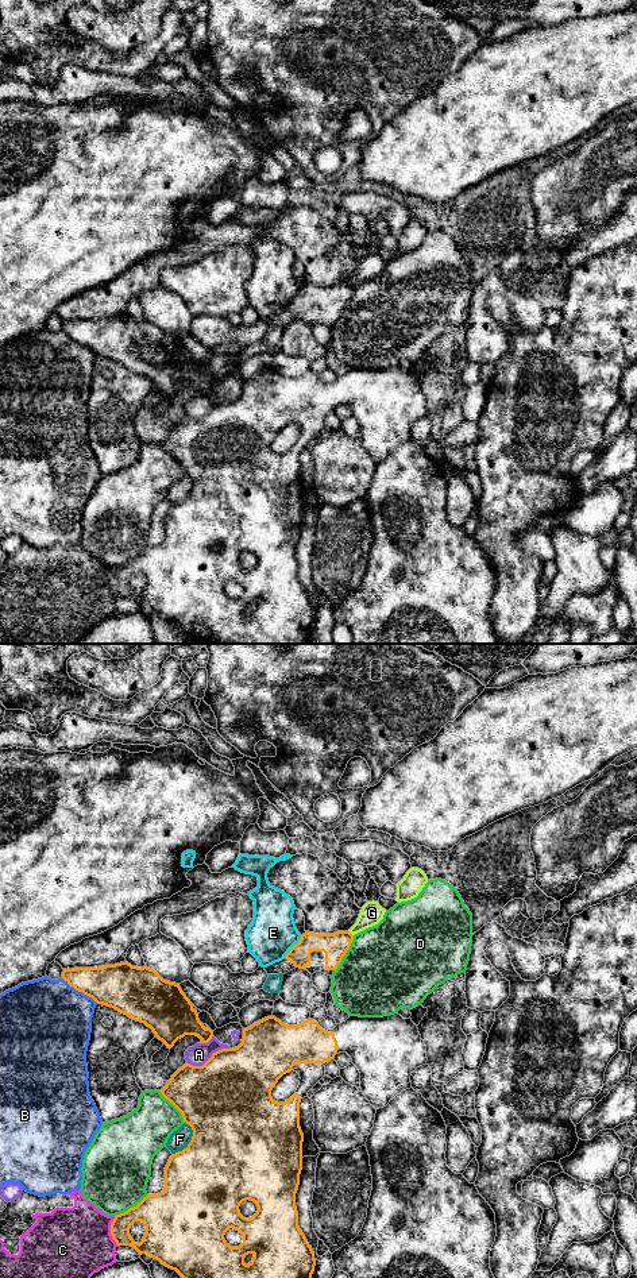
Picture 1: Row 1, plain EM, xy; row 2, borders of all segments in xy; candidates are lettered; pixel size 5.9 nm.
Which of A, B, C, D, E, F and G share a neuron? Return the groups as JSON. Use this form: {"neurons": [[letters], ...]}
{"neurons": [["A", "B"], ["C"], ["D"], ["E"], ["F"], ["G"]]}

